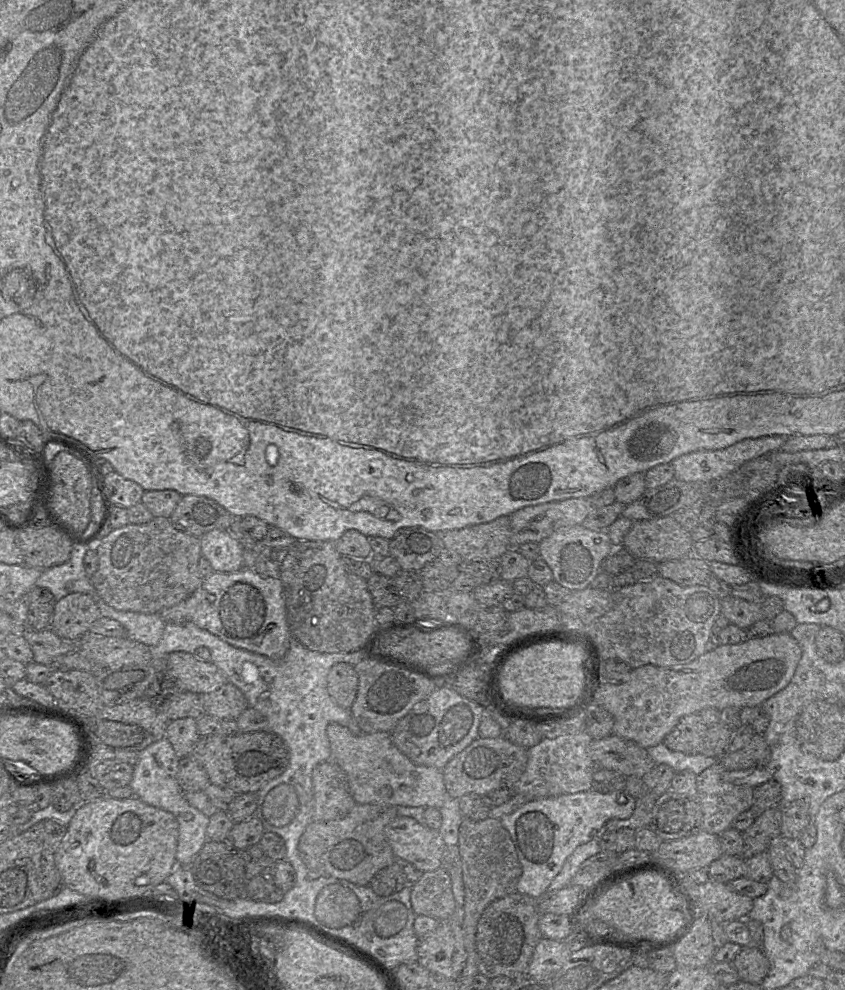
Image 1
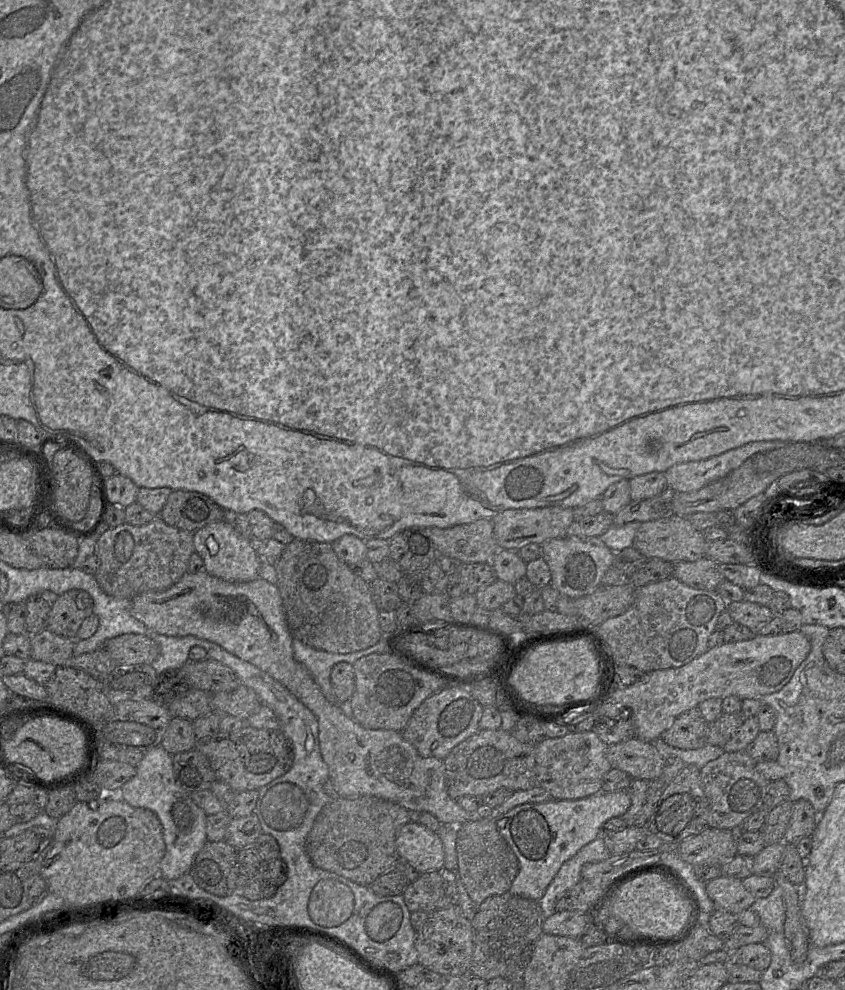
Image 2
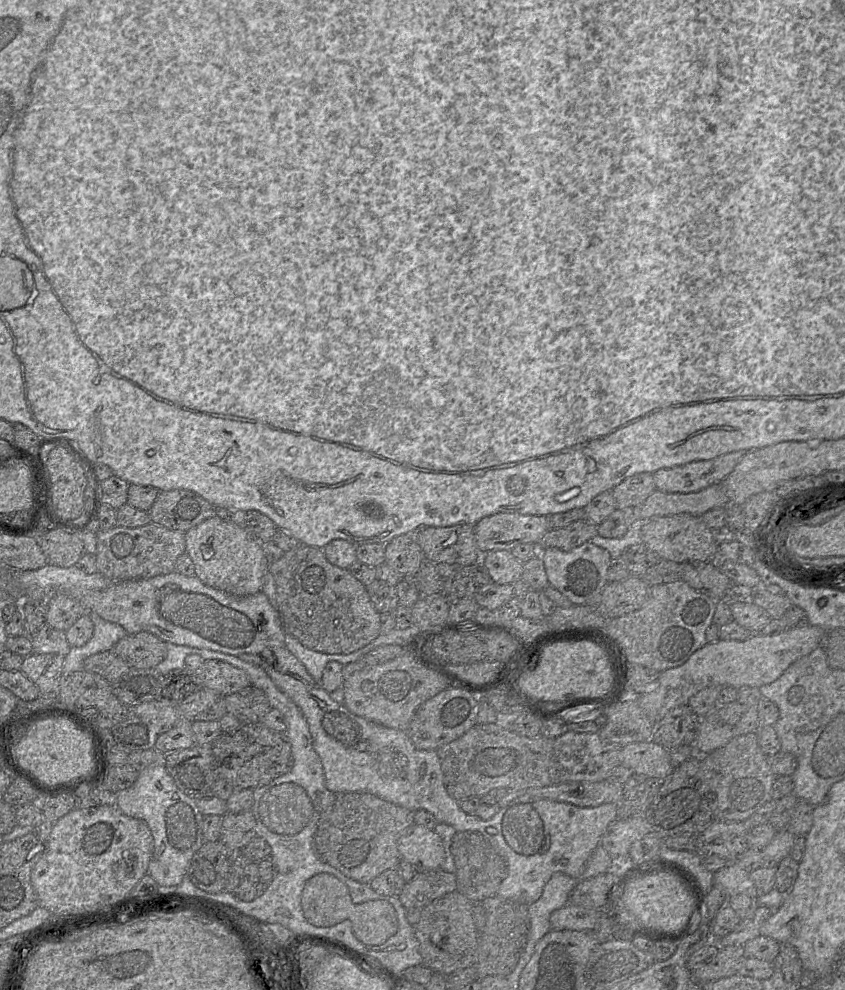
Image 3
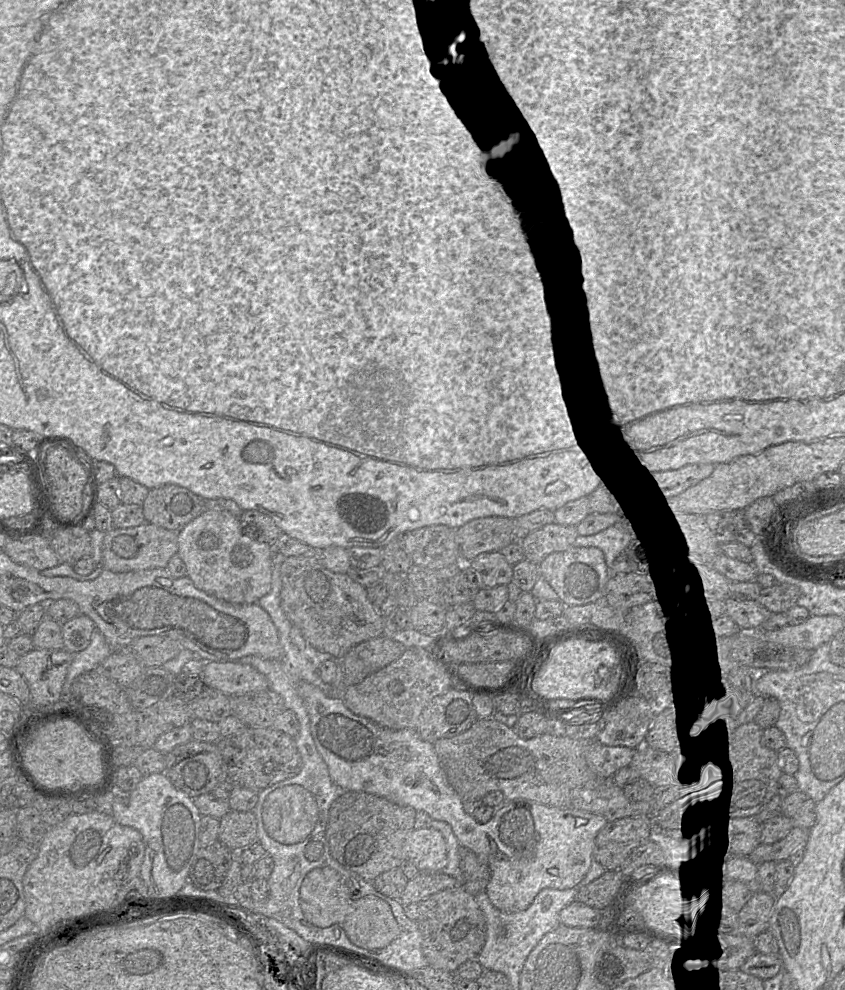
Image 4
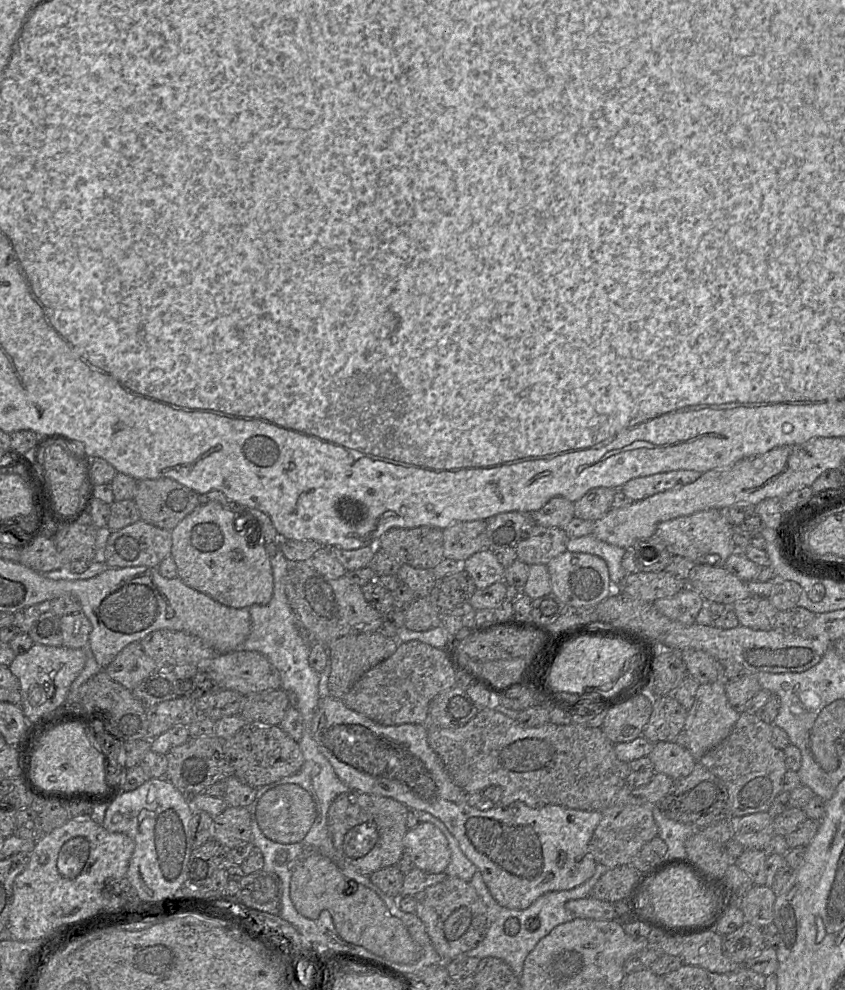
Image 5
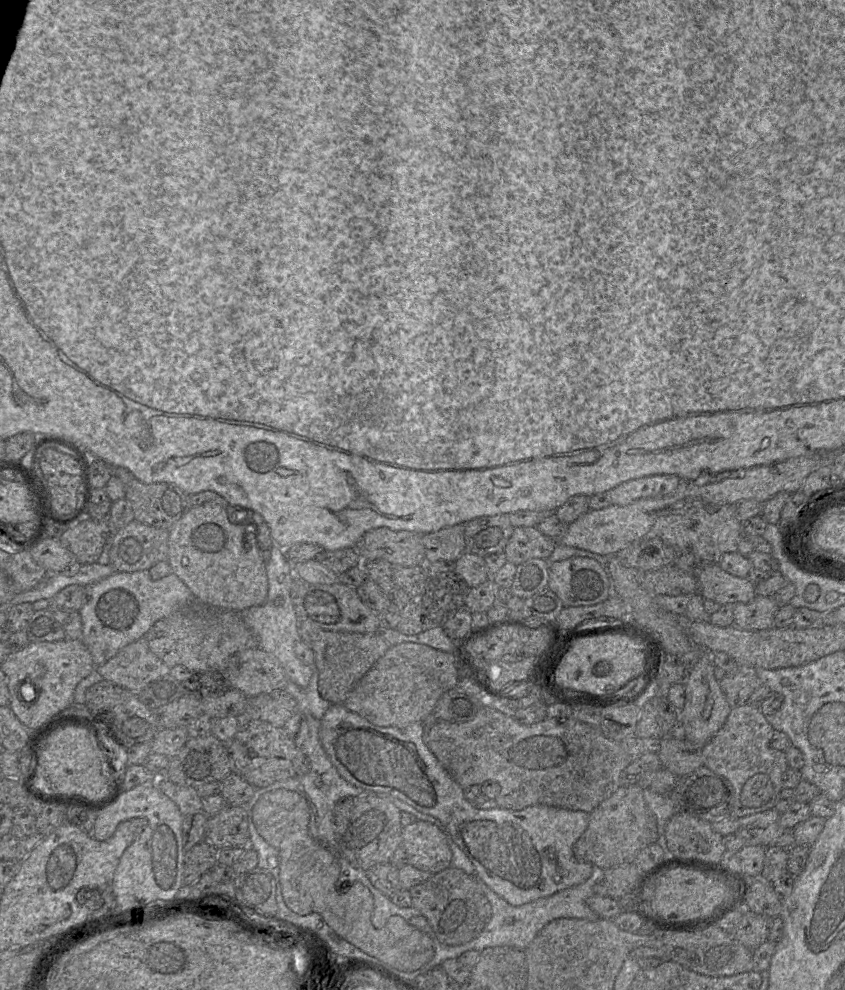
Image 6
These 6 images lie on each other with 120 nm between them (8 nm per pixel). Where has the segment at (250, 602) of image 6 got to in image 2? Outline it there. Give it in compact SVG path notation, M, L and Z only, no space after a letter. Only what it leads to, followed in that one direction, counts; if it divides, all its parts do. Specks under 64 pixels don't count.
M226 521L212 522L193 533L195 553L203 560L205 571L229 582L249 582L259 577L261 558L256 552L256 544L249 537L242 536Z

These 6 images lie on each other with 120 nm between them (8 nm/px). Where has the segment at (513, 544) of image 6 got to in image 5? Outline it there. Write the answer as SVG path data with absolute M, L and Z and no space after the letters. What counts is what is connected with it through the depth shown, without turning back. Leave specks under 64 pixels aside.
M532 525L515 546L517 560L528 566L546 565L566 551L569 539L562 528Z

